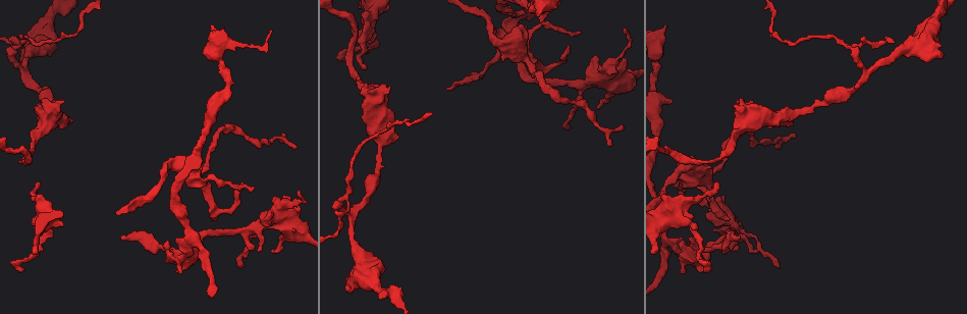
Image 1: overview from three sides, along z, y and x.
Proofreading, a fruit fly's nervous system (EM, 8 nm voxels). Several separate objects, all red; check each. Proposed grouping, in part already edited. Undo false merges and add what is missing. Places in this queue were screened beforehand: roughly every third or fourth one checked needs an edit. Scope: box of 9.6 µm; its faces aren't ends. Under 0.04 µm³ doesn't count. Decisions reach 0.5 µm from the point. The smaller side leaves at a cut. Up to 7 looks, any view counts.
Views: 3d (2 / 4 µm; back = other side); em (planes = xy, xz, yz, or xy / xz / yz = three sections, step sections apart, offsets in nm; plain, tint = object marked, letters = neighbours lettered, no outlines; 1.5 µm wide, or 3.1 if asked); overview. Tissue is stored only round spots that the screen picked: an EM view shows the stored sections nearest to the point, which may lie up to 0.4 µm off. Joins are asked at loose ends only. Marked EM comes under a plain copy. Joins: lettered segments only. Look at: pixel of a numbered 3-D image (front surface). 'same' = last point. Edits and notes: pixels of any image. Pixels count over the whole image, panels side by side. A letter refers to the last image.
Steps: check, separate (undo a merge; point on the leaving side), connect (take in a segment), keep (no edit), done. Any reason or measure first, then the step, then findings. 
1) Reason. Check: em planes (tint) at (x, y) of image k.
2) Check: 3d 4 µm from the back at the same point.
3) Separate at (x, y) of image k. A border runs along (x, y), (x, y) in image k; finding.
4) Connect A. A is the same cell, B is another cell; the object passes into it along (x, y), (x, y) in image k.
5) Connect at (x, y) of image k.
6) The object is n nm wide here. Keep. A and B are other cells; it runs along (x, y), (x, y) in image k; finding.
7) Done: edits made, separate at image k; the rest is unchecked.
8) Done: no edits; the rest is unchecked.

Sharp bend. Check: 3d 2 µm at (516, 20) of image 1.

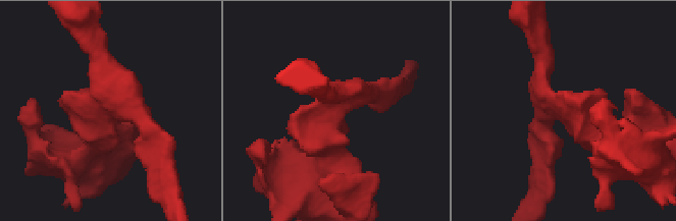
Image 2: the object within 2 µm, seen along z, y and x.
Now the EM. Check: em planes (tint) at (333, 106) of image 2.

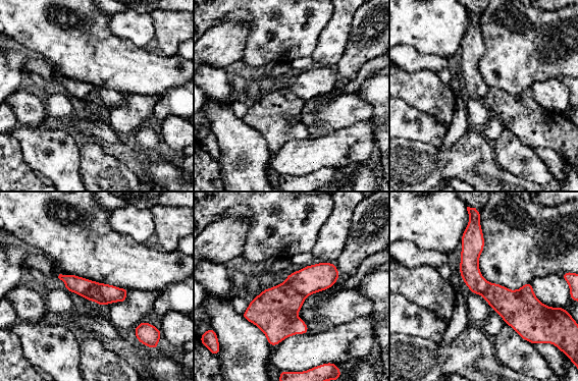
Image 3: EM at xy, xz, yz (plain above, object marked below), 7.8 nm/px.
Check: em planes (letters) at the same point.

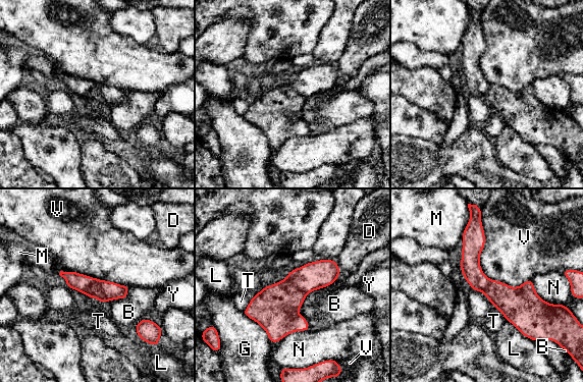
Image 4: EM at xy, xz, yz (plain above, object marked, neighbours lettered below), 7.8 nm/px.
The object is 170 nm wide here. Separate at (112, 290) of image 4. B, D, G, L, M, N, T, V and Y are other cells; a border runs along (93, 278), (106, 301) in image 4; two neurons meet here.

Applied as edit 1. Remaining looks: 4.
An open end. Check: em planes (letters) at (708, 268) of image 1.

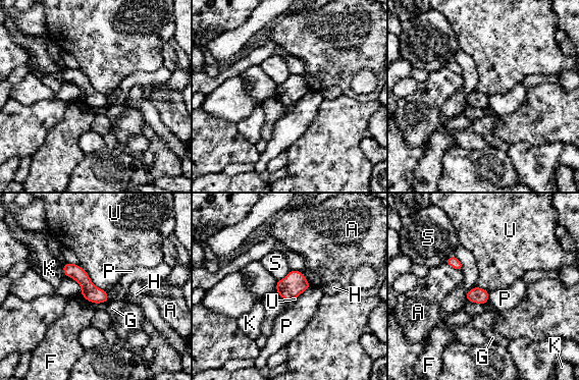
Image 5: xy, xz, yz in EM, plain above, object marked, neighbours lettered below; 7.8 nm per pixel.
The longest contact is with U, 340 nm. Keep. A, F, G, H, K, P, S and U are other cells; a border runs along (74, 263), (107, 291) in image 5; none of them fits.

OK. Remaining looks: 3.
See it whole again. Check: overview.

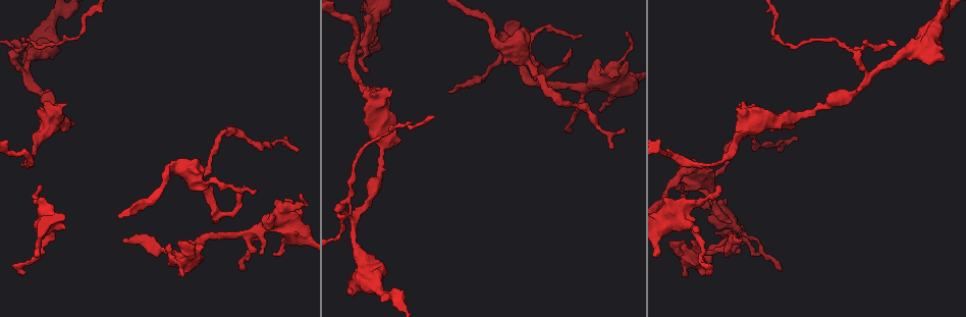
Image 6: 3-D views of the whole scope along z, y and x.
Stops while still wide. Check: em planes (letters) at (600, 60) of image 6.

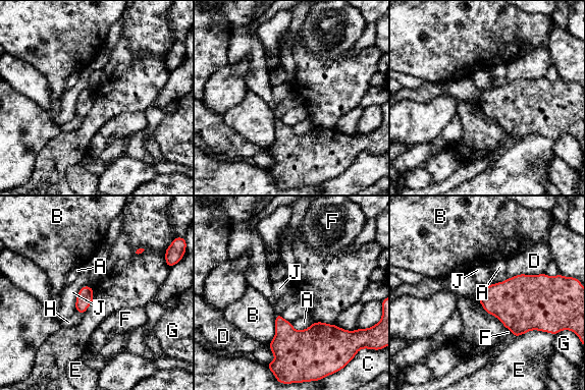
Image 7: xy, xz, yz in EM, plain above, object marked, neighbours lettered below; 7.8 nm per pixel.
Keep. A, B, C, D, E, F, G, H and J are other cells; a border runs along (90, 285), (78, 290), (74, 311) in image 7; no lettered segment goes on from it.

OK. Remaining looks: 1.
Done: edits made, separate at image 4; the rest is unchecked.

